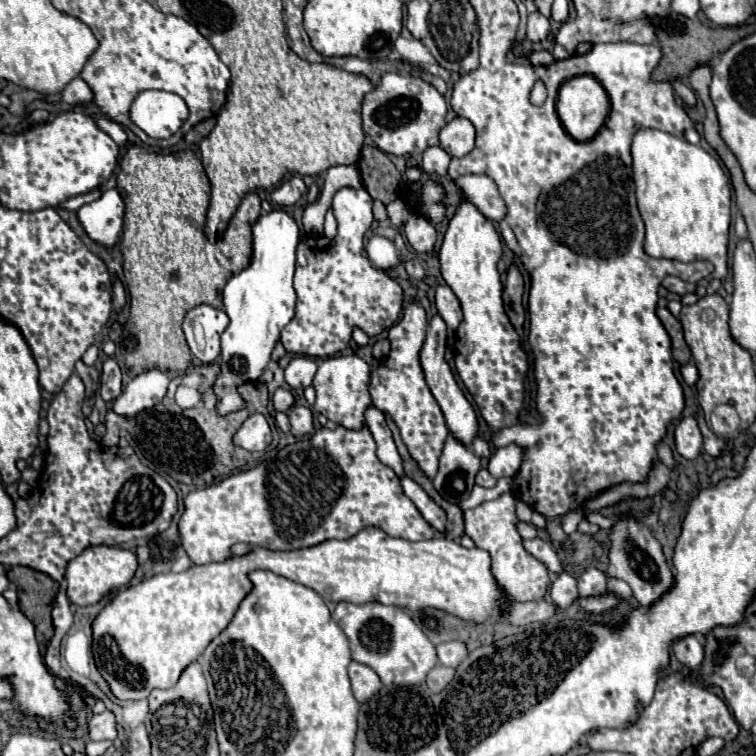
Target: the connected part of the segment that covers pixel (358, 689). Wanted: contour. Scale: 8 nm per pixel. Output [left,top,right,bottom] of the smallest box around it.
[348,660,382,702]

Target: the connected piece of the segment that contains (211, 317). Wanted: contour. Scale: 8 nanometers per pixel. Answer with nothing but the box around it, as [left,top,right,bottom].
[184,306,228,364]

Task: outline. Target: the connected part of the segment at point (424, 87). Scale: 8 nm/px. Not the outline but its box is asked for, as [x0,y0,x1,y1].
[362,72,446,156]

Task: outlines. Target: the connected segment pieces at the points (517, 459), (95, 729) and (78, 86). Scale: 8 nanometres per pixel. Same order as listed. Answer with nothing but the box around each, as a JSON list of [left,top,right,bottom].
[[488,444,524,478],[90,710,116,740],[62,78,92,104]]

